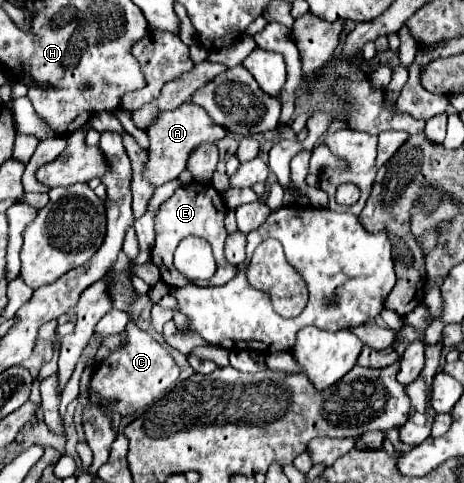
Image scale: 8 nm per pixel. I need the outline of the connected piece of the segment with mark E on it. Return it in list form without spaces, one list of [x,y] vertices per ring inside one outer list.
[[[189,183],[187,187],[181,187],[177,189],[157,211],[155,215],[155,247],[151,251],[151,261],[159,267],[159,273],[161,273],[161,279],[163,283],[167,283],[169,287],[185,287],[189,283],[187,277],[179,275],[179,271],[175,269],[173,265],[173,253],[175,253],[175,247],[181,239],[185,239],[187,235],[195,235],[195,237],[203,237],[211,243],[213,247],[213,253],[215,253],[215,259],[217,259],[217,273],[213,275],[213,279],[209,281],[195,281],[197,285],[223,285],[227,283],[229,279],[233,279],[237,275],[237,267],[231,265],[225,255],[223,255],[223,243],[225,243],[225,237],[227,237],[227,231],[225,231],[225,225],[223,225],[223,219],[225,219],[225,213],[227,213],[227,207],[223,205],[221,201],[223,197],[219,195],[219,191],[215,191],[211,185],[207,183]]]

